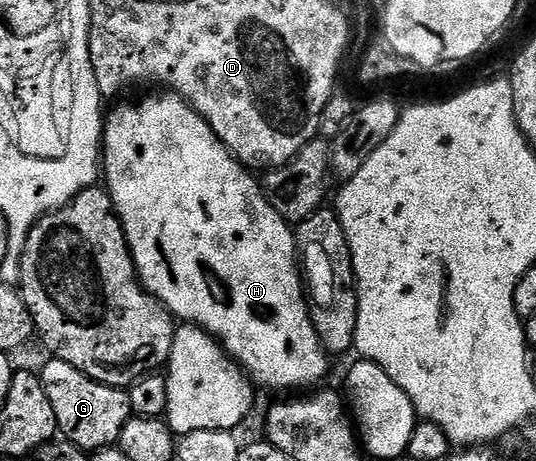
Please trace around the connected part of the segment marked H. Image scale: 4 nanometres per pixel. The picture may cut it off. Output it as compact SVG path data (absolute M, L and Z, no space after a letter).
M172 90L158 92L161 92L158 96L149 96L138 104L125 104L122 108L115 109L110 116L108 113L103 124L103 180L106 180L104 183L107 185L108 194L125 231L129 253L132 254L133 264L137 267L137 279L178 321L204 328L210 336L216 338L221 347L245 369L254 385L262 384L263 387L274 388L277 392L283 391L284 388L305 390L310 386L320 385L317 383L329 372L331 356L325 351L325 345L322 344L321 336L315 330L309 313L307 288L303 283L303 269L297 251L297 237L290 221L277 213L272 199L266 195L263 188L261 193L261 188L253 177L256 175L225 147L225 143L214 134L208 122L190 104L186 104L182 96Z

